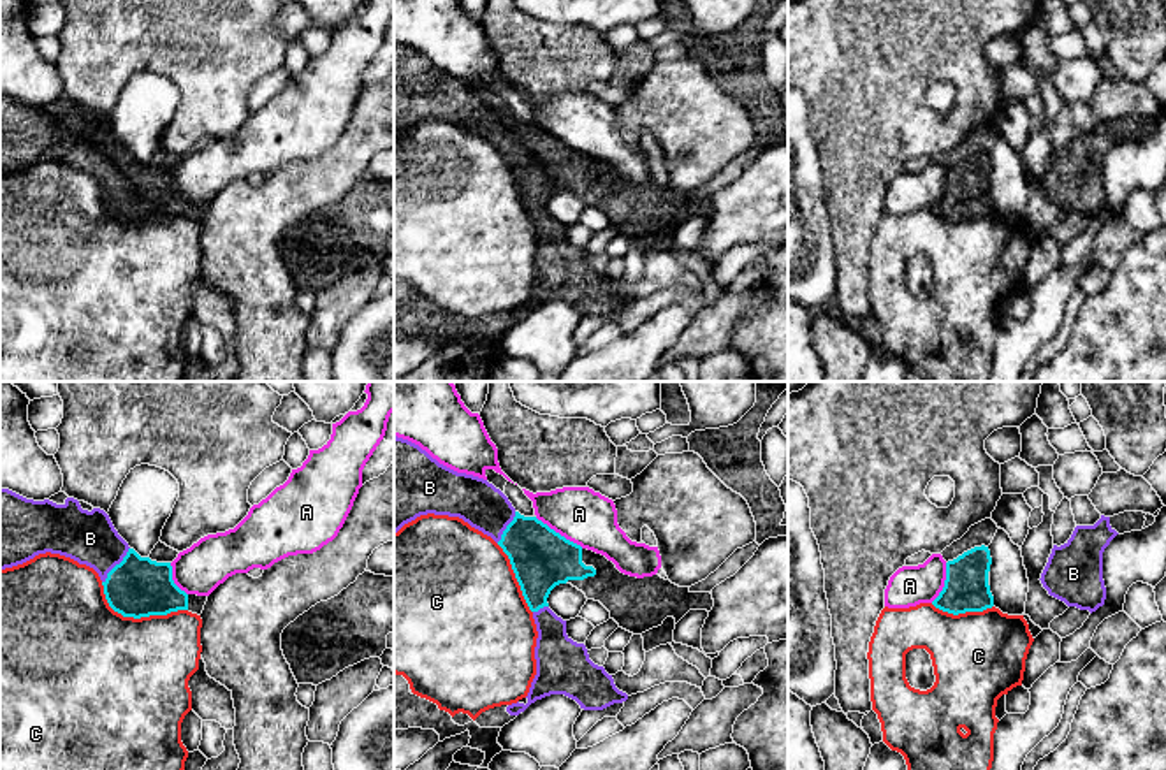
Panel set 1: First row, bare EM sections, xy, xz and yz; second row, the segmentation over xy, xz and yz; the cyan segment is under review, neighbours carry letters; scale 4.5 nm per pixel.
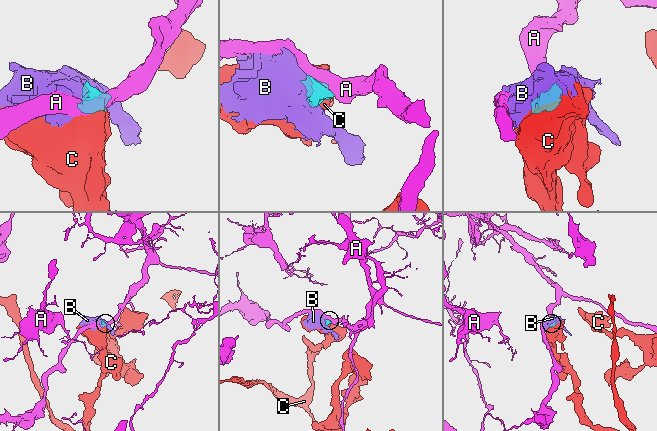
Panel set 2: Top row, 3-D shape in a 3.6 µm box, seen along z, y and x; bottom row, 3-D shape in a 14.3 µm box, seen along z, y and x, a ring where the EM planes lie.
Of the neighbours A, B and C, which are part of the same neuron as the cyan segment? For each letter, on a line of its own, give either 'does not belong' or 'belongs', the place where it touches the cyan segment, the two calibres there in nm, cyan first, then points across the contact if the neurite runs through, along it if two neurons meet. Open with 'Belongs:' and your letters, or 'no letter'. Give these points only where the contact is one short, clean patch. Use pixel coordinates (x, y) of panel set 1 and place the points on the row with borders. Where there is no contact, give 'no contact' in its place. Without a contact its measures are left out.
Belongs: B
A: does not belong; meets cyan in xz at (558, 533); 280 nm thick on the cyan side, 260 nm on the other
B: belongs; meets cyan in xy at (116, 565); 280 nm thick on the cyan side, 240 nm on the other
C: does not belong; meets cyan in xy at (138, 617); 280 nm thick on the cyan side, 500 nm on the other

